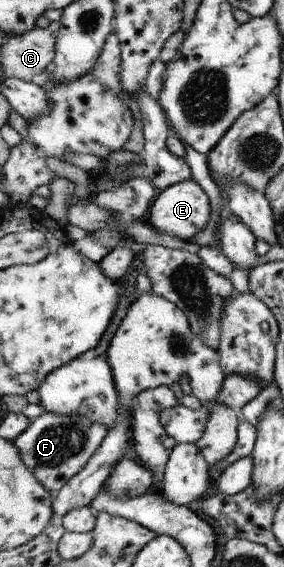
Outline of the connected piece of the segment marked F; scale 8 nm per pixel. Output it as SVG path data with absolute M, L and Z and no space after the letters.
M46 412L32 422L30 429L16 439L24 461L36 472L40 483L57 498L64 489L95 457L106 441L110 430L104 423L96 423L84 415L60 415Z

